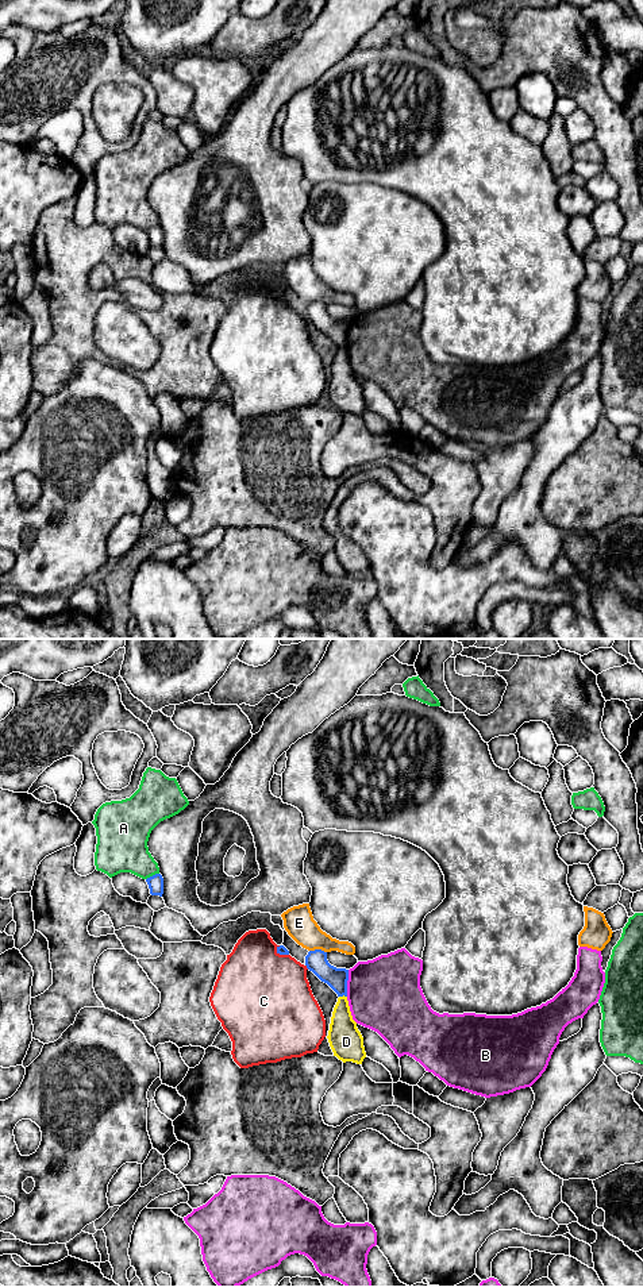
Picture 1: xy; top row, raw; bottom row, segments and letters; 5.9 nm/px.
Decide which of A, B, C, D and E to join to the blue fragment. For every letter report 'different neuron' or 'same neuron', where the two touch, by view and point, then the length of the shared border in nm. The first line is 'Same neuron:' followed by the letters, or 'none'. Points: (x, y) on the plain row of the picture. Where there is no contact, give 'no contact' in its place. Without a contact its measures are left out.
Same neuron: none
A: different neuron; contact xy (153, 227); length 90 nm
B: different neuron; contact xy (346, 335); length 160 nm
C: different neuron; contact xy (281, 305); length 90 nm
D: different neuron; contact xy (342, 347); length 50 nm
E: different neuron; contact xy (318, 301); length 110 nm

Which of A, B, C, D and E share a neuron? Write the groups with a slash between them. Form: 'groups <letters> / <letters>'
groups A B / C / D / E

